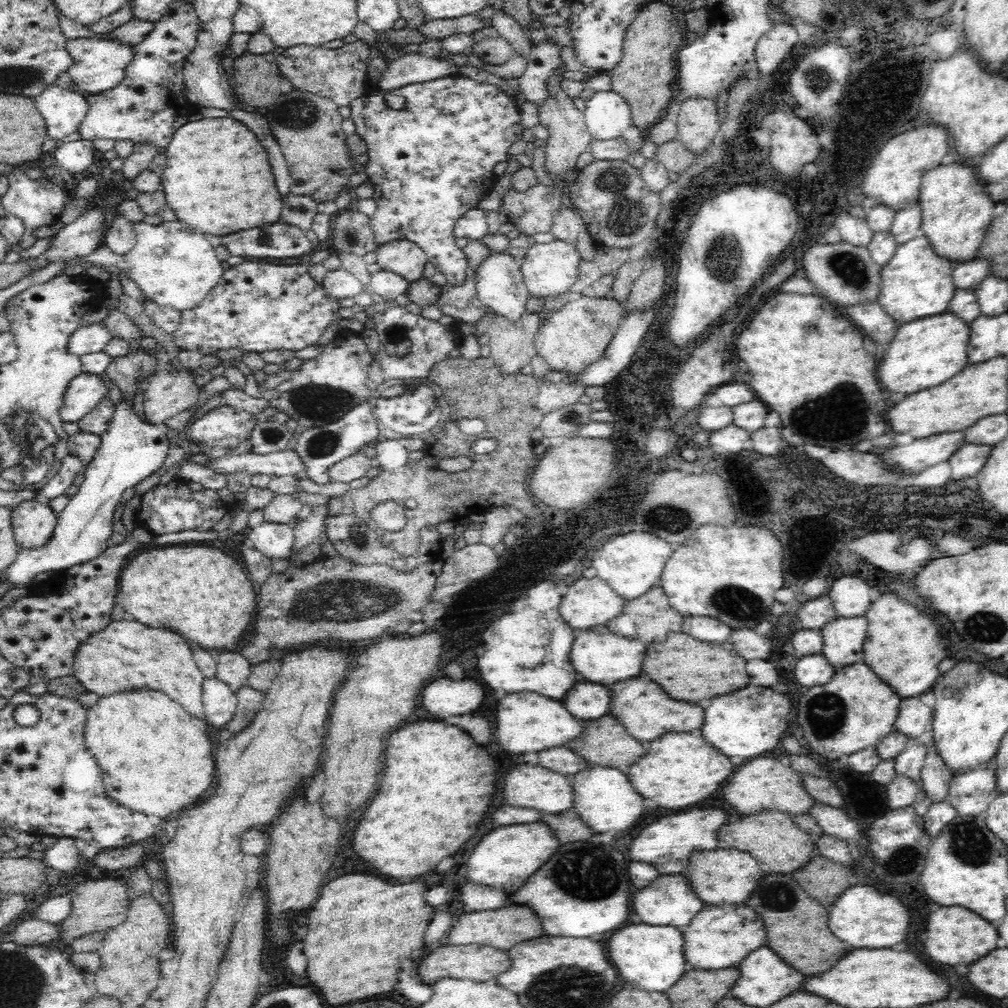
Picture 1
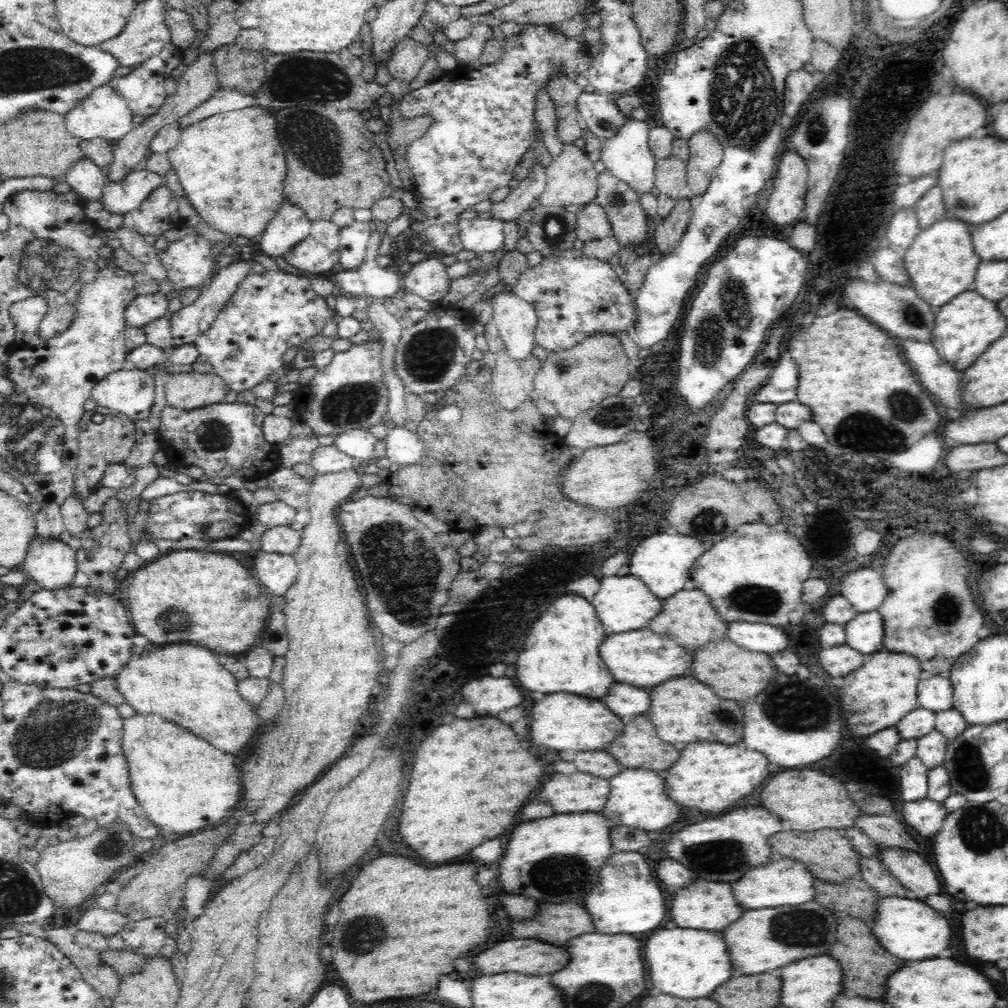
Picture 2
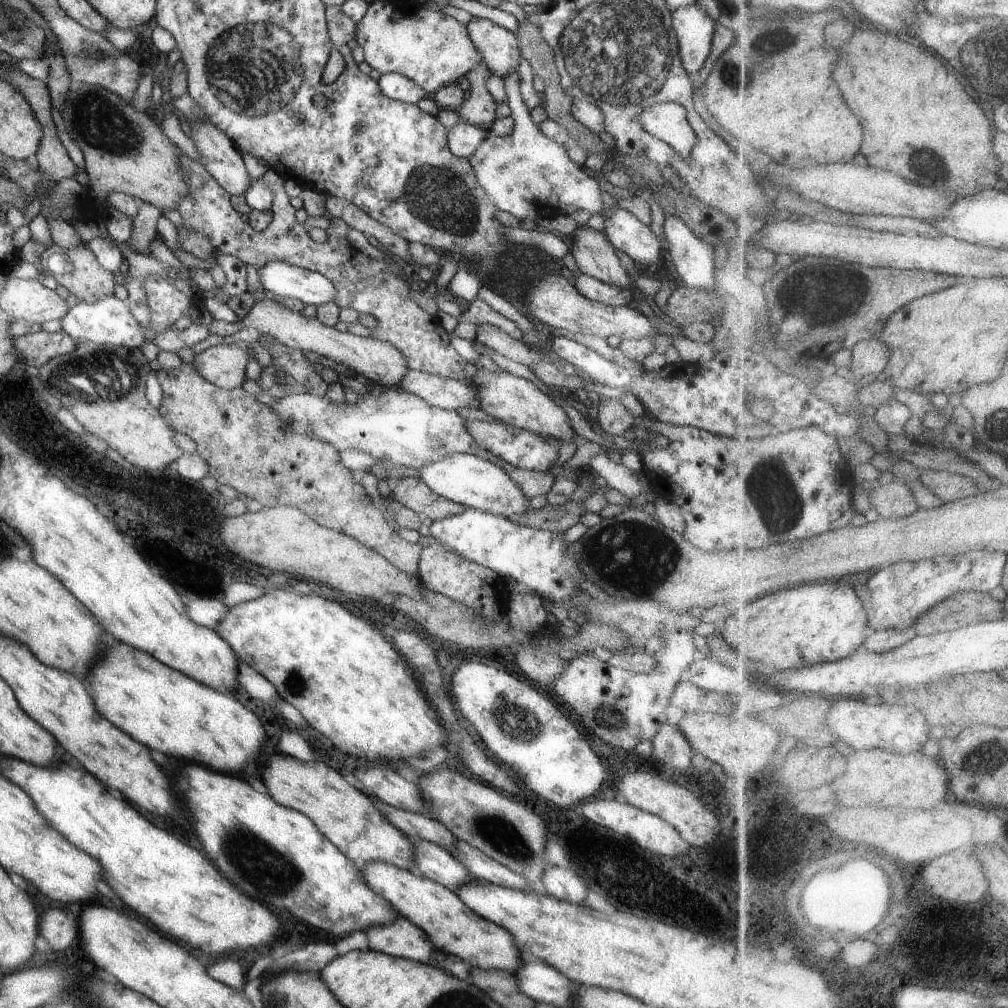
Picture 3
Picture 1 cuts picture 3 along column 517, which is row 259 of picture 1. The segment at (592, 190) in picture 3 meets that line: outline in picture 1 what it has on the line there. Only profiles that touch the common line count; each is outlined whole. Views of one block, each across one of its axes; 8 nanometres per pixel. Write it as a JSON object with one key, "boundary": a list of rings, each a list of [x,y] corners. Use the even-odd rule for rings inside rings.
{"boundary":[[[178,220],[162,221],[159,225],[142,221],[133,223],[133,229],[137,241],[126,256],[110,255],[107,246],[100,245],[88,256],[69,259],[69,266],[87,262],[91,266],[106,268],[109,273],[120,269],[129,275],[147,298],[180,312],[197,307],[220,282],[225,270],[216,257],[215,247],[202,232],[196,232]]]}

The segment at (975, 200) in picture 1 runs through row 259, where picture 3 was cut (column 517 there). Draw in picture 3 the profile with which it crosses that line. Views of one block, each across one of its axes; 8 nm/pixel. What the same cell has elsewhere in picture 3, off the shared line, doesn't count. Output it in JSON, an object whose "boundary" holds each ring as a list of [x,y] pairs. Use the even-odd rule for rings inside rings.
{"boundary":[[[366,862],[361,873],[362,880],[370,890],[381,894],[386,902],[390,902],[397,915],[421,928],[426,933],[426,938],[438,950],[442,948],[444,954],[452,954],[452,957],[461,958],[470,967],[482,970],[502,970],[513,975],[520,970],[525,956],[516,948],[510,932],[478,916],[454,891],[414,873],[411,869],[406,870],[383,862]]]}

